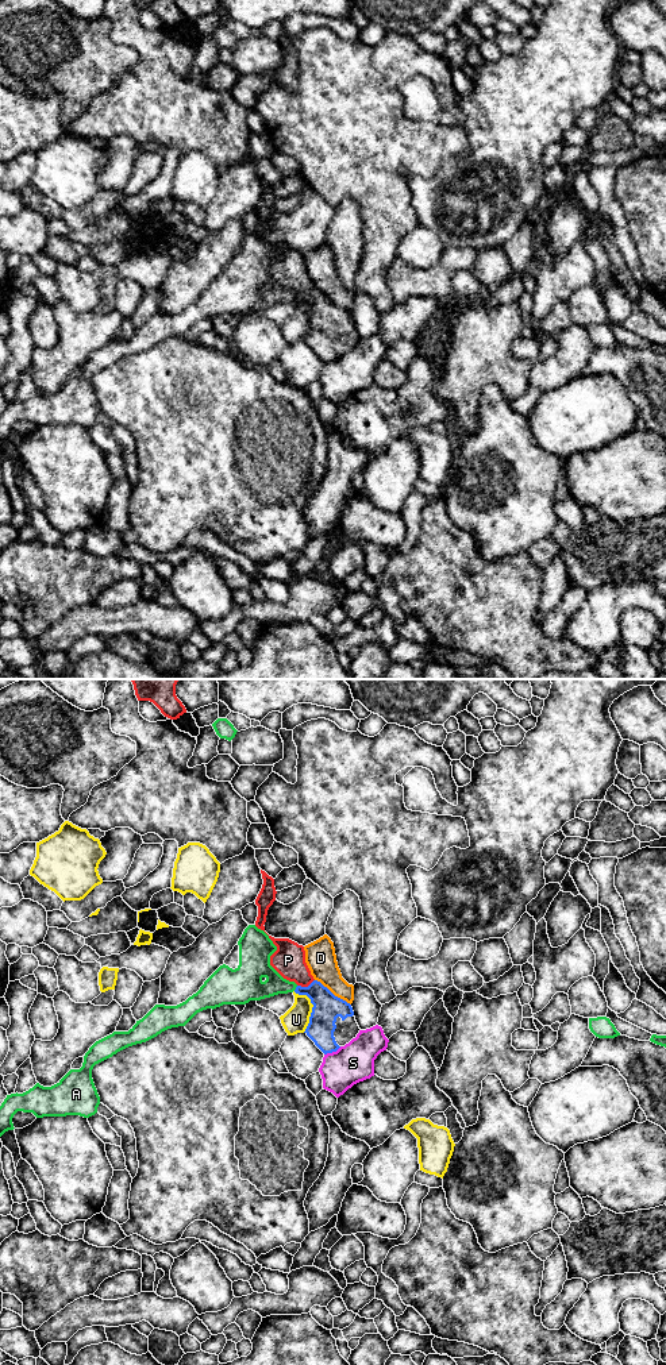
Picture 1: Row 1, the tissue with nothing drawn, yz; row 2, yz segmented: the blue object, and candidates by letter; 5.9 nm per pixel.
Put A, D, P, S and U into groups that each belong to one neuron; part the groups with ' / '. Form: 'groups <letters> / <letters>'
groups A / D / P / S / U

